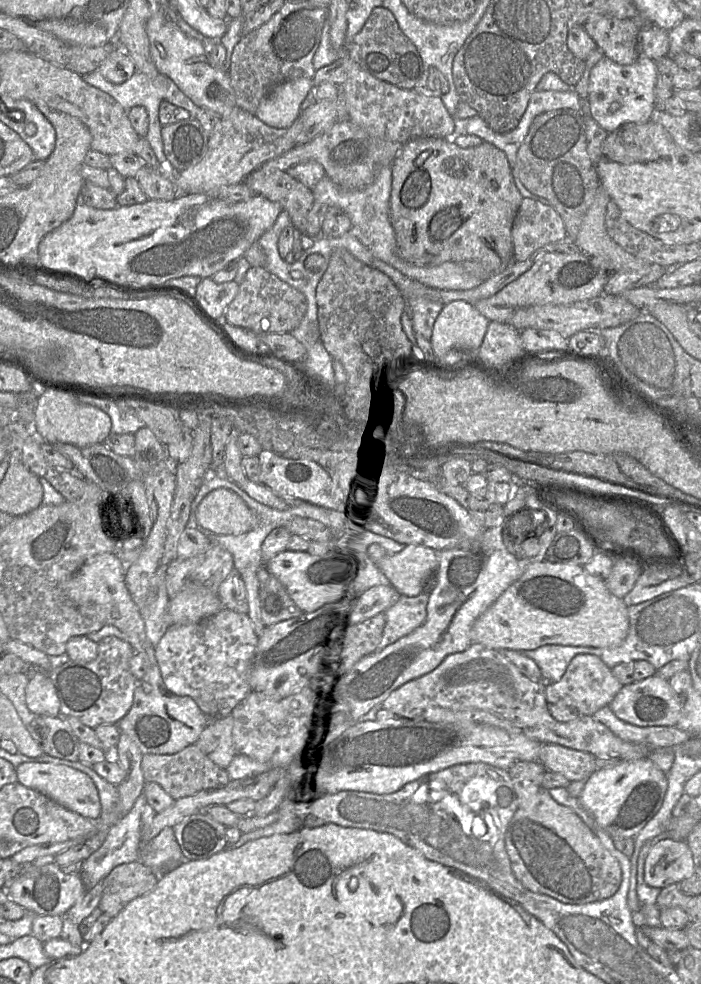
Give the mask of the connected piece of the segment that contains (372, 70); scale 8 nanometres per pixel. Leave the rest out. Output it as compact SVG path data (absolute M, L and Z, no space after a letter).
M384 6L373 9L362 29L348 44L348 54L364 71L402 89L413 89L423 72L417 48L401 31L393 13Z

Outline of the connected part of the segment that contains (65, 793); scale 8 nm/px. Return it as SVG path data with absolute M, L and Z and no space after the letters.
M25 762L15 768L17 782L36 790L59 805L83 817L97 820L101 814L101 804L97 788L85 773L65 765Z

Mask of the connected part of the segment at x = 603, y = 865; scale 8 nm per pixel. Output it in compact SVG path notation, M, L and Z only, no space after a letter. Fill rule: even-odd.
M520 761L508 769L518 808L505 835L515 877L528 890L567 904L586 904L613 896L622 871L594 830L570 807L557 803L542 786L547 769L539 761Z

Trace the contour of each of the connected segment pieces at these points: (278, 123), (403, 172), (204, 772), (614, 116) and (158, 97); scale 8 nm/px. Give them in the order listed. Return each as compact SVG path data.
M297 78L277 85L259 104L255 116L273 128L290 127L301 114L301 104L314 83L310 78Z
M415 138L403 144L391 171L390 220L402 259L417 266L476 261L491 275L514 260L511 230L523 197L502 150L484 141L475 147L461 148L452 138Z
M196 744L174 754L143 754L141 770L146 782L160 785L174 800L192 796L202 790L226 786L231 780L226 769L216 765Z
M603 56L590 73L587 97L590 115L608 133L624 124L648 122L655 108L655 84L656 63L654 60L638 57L630 65L620 65Z
M93 71L86 75L81 75L83 80L91 86L94 86L113 97L126 111L134 106L142 106L146 109L148 115L148 130L145 135L152 151L159 162L166 161L163 150L163 141L161 138L162 125L159 121L159 107L163 101L169 102L177 107L186 109L191 117L198 113L199 107L195 105L167 76L157 74L148 76L139 71L135 71L132 76L123 83L114 84L106 80L98 71Z

